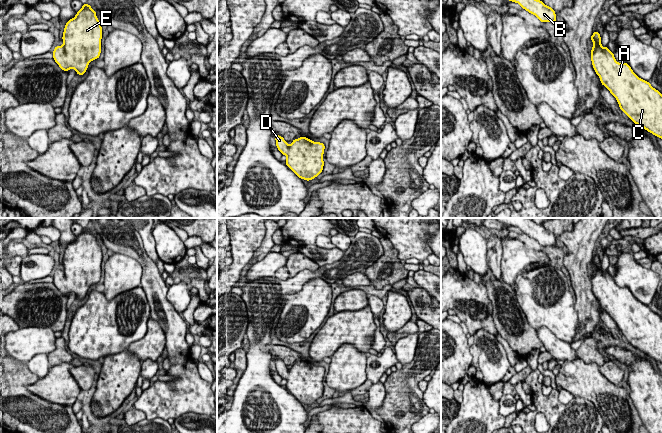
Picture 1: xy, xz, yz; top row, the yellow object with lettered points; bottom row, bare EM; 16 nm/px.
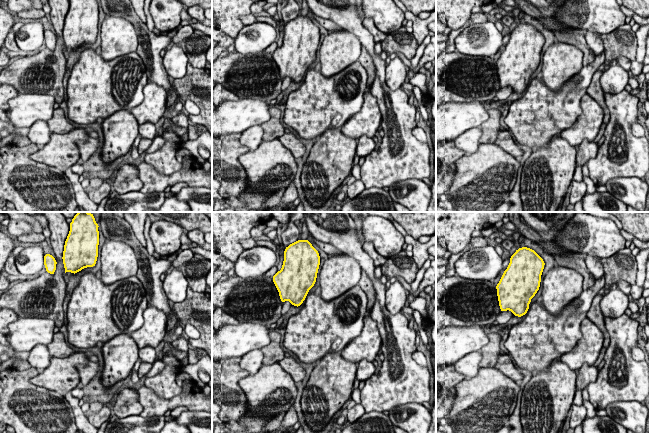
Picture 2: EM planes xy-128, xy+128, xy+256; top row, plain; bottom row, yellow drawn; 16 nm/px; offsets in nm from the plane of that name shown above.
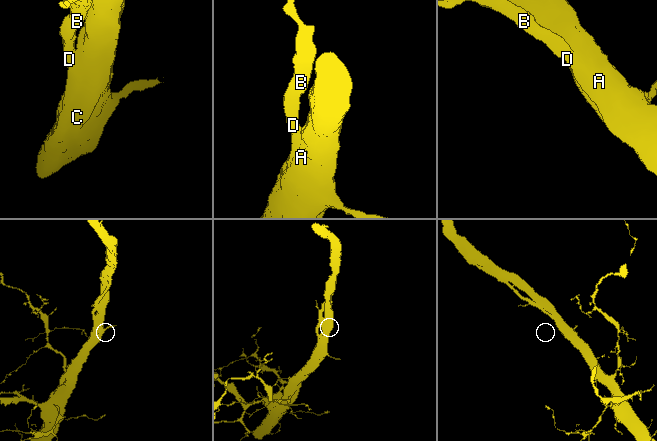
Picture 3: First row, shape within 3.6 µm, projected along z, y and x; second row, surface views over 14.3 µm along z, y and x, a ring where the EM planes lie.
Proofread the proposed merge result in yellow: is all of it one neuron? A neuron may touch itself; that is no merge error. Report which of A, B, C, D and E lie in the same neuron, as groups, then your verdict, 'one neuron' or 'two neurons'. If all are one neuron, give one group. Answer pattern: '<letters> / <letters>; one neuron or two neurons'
A B C D E; one neuron

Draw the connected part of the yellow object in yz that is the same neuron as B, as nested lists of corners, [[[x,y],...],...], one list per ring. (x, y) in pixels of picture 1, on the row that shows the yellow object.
[[[509,0],[518,3],[524,10],[535,15],[540,22],[557,22],[554,9],[545,5],[541,0]]]

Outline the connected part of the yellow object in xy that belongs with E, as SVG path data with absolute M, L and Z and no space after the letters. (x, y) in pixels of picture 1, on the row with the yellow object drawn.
M83 4L65 24L63 45L54 48L53 59L63 71L73 68L78 75L84 75L89 63L100 57L101 39L102 27L96 11Z

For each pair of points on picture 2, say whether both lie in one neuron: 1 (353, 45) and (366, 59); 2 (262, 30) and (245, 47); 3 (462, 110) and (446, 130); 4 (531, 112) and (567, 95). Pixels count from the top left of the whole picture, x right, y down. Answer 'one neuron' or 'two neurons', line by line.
1: two neurons
2: one neuron
3: one neuron
4: one neuron

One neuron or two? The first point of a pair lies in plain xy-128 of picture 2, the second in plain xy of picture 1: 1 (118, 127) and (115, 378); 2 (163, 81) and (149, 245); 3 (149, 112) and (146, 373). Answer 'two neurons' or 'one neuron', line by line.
1: one neuron
2: two neurons
3: one neuron

